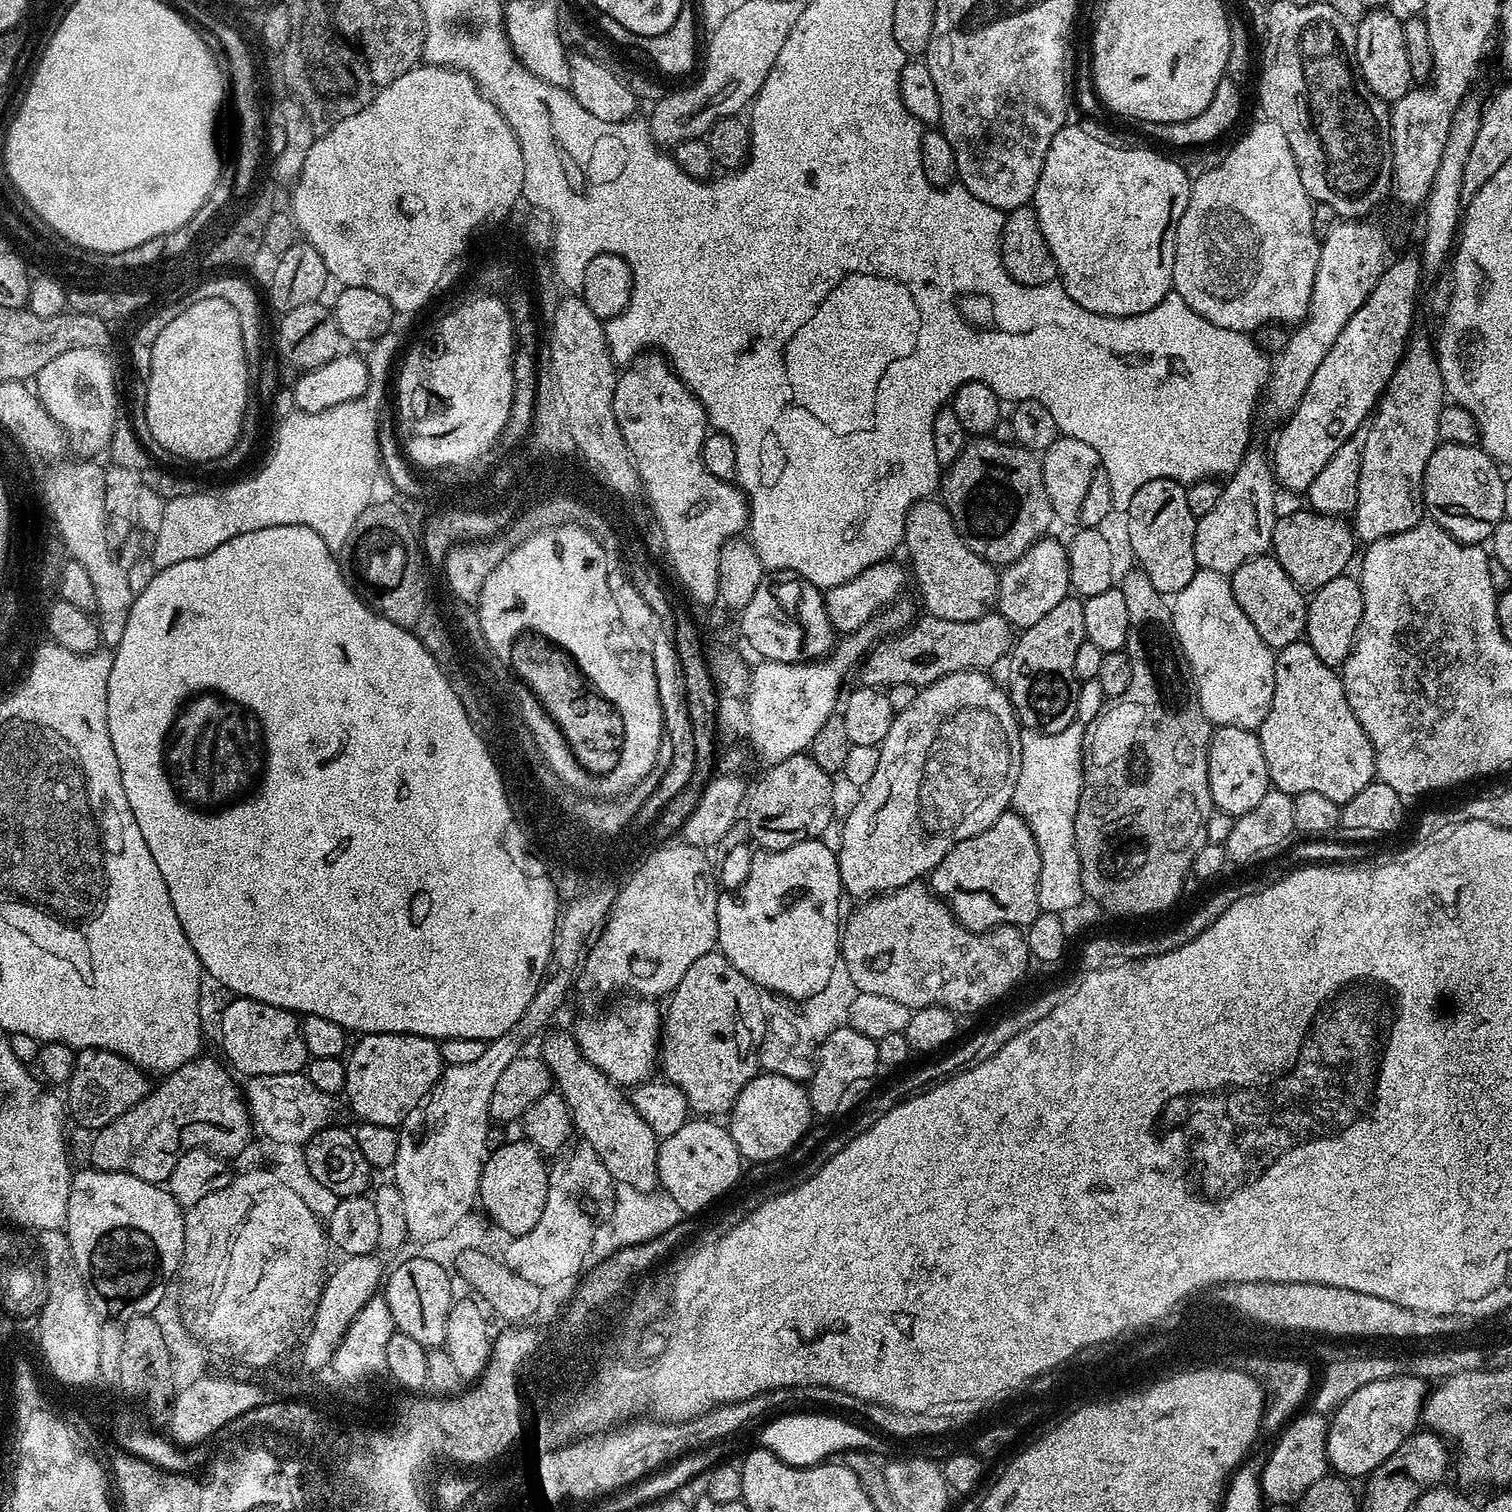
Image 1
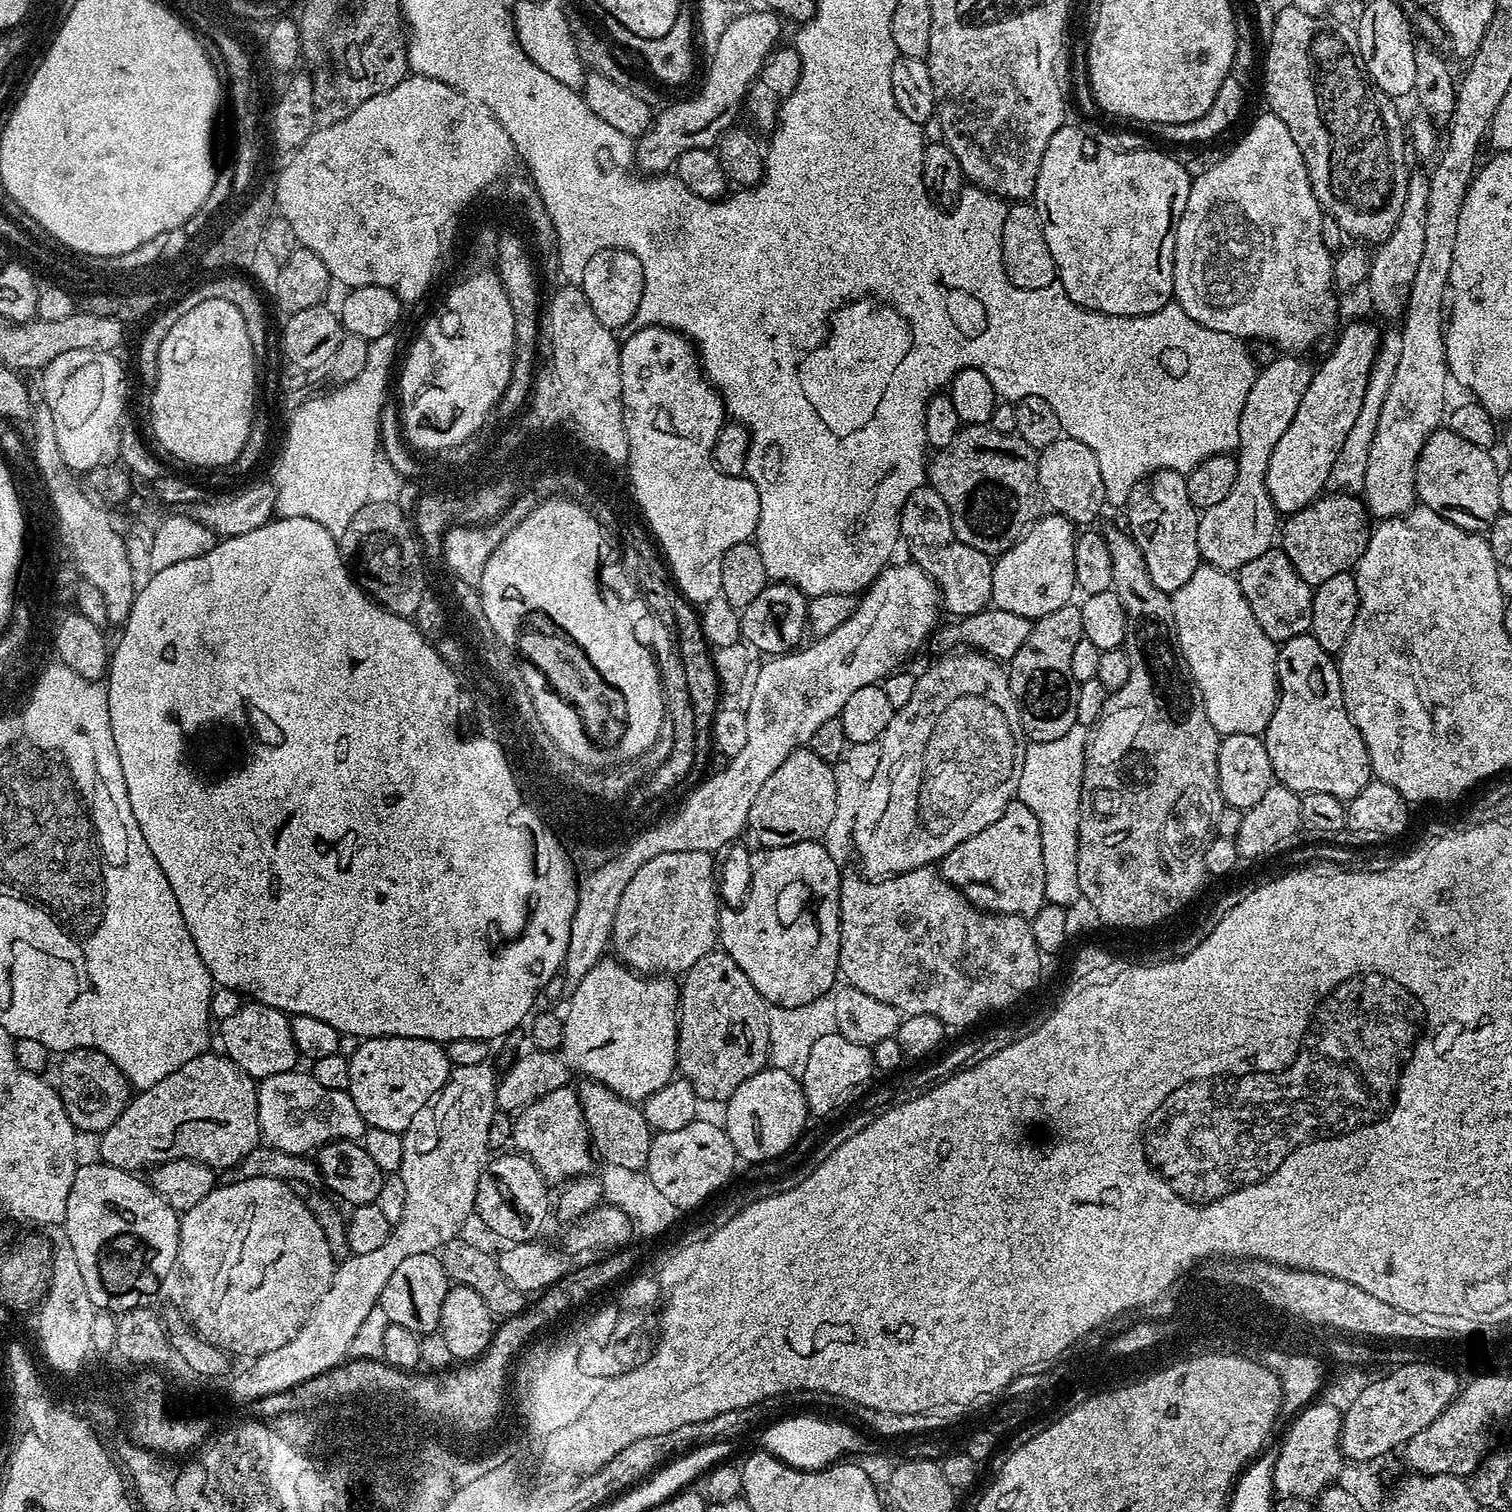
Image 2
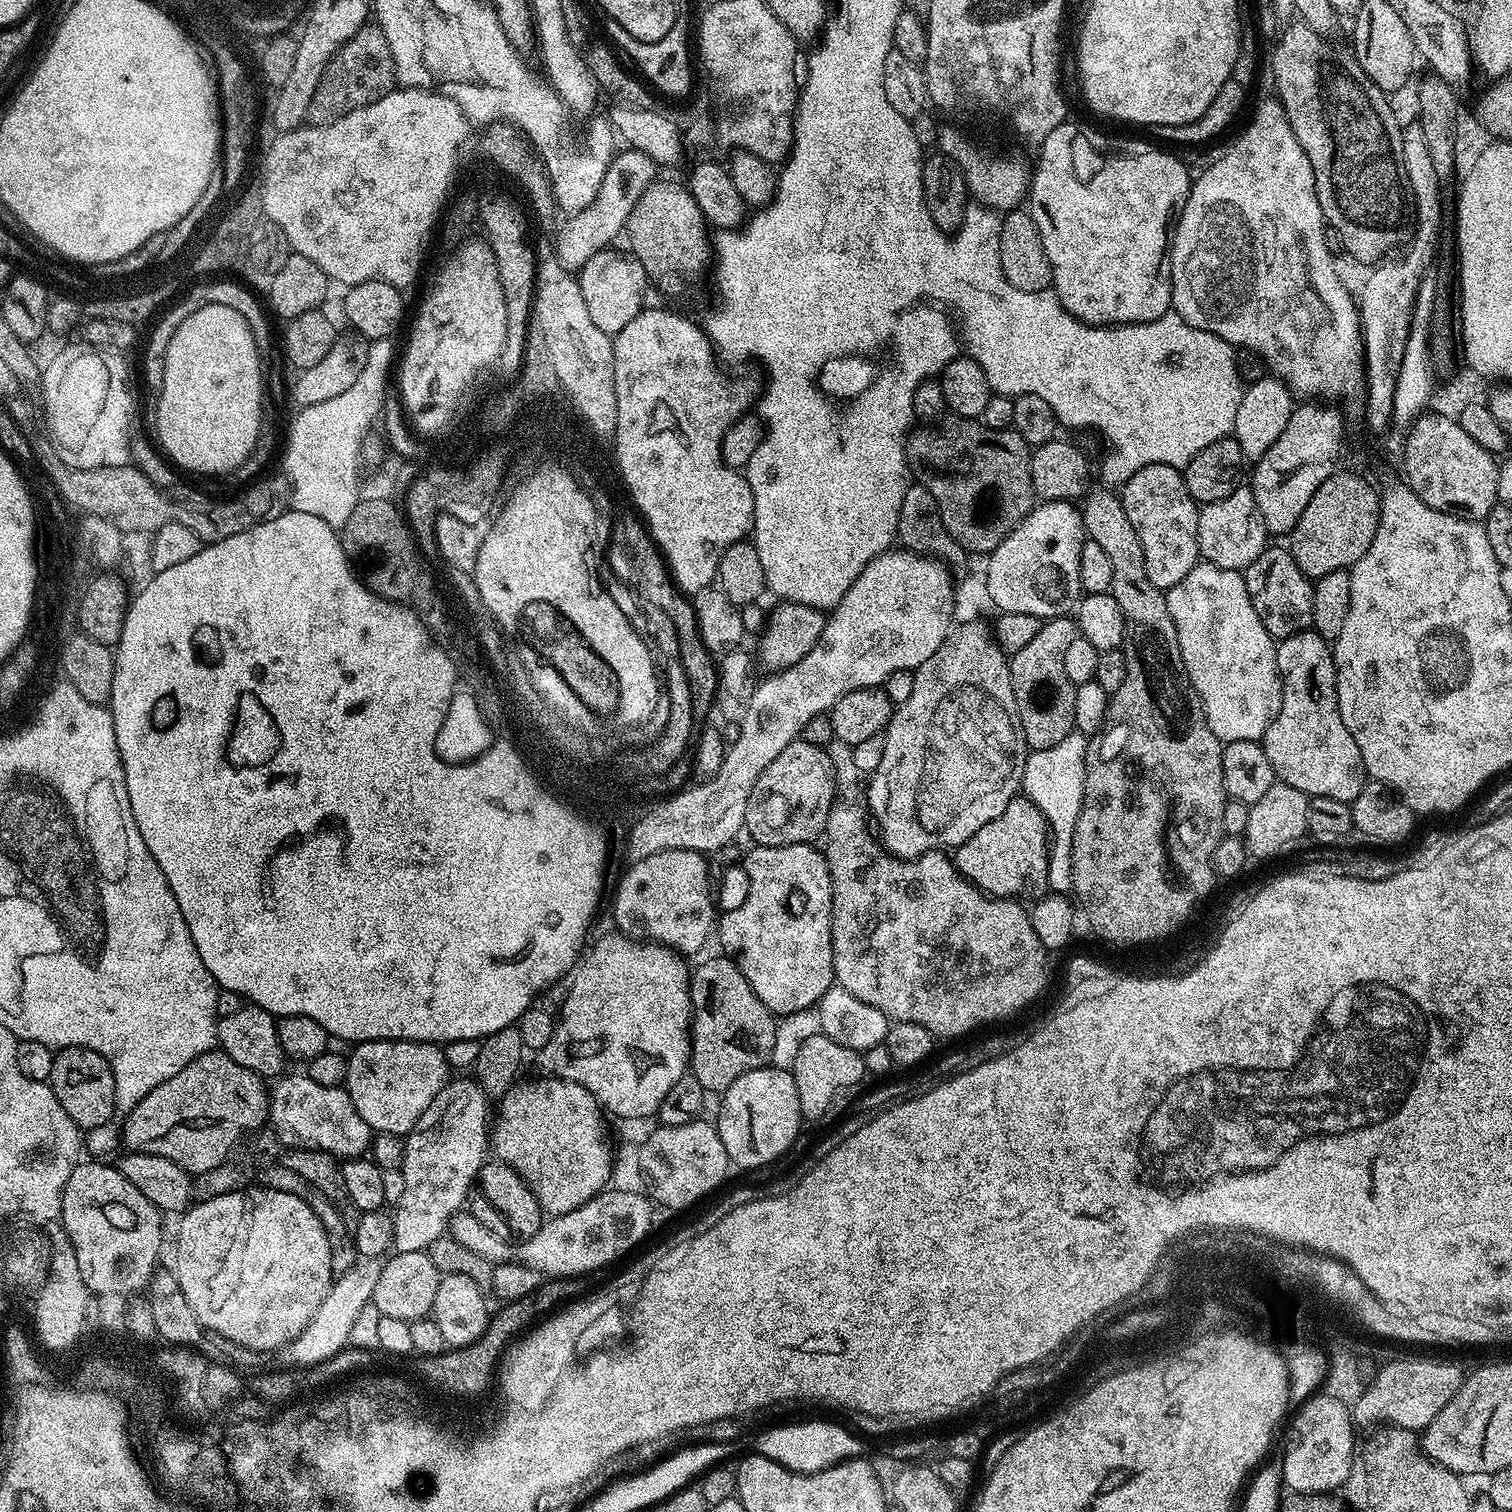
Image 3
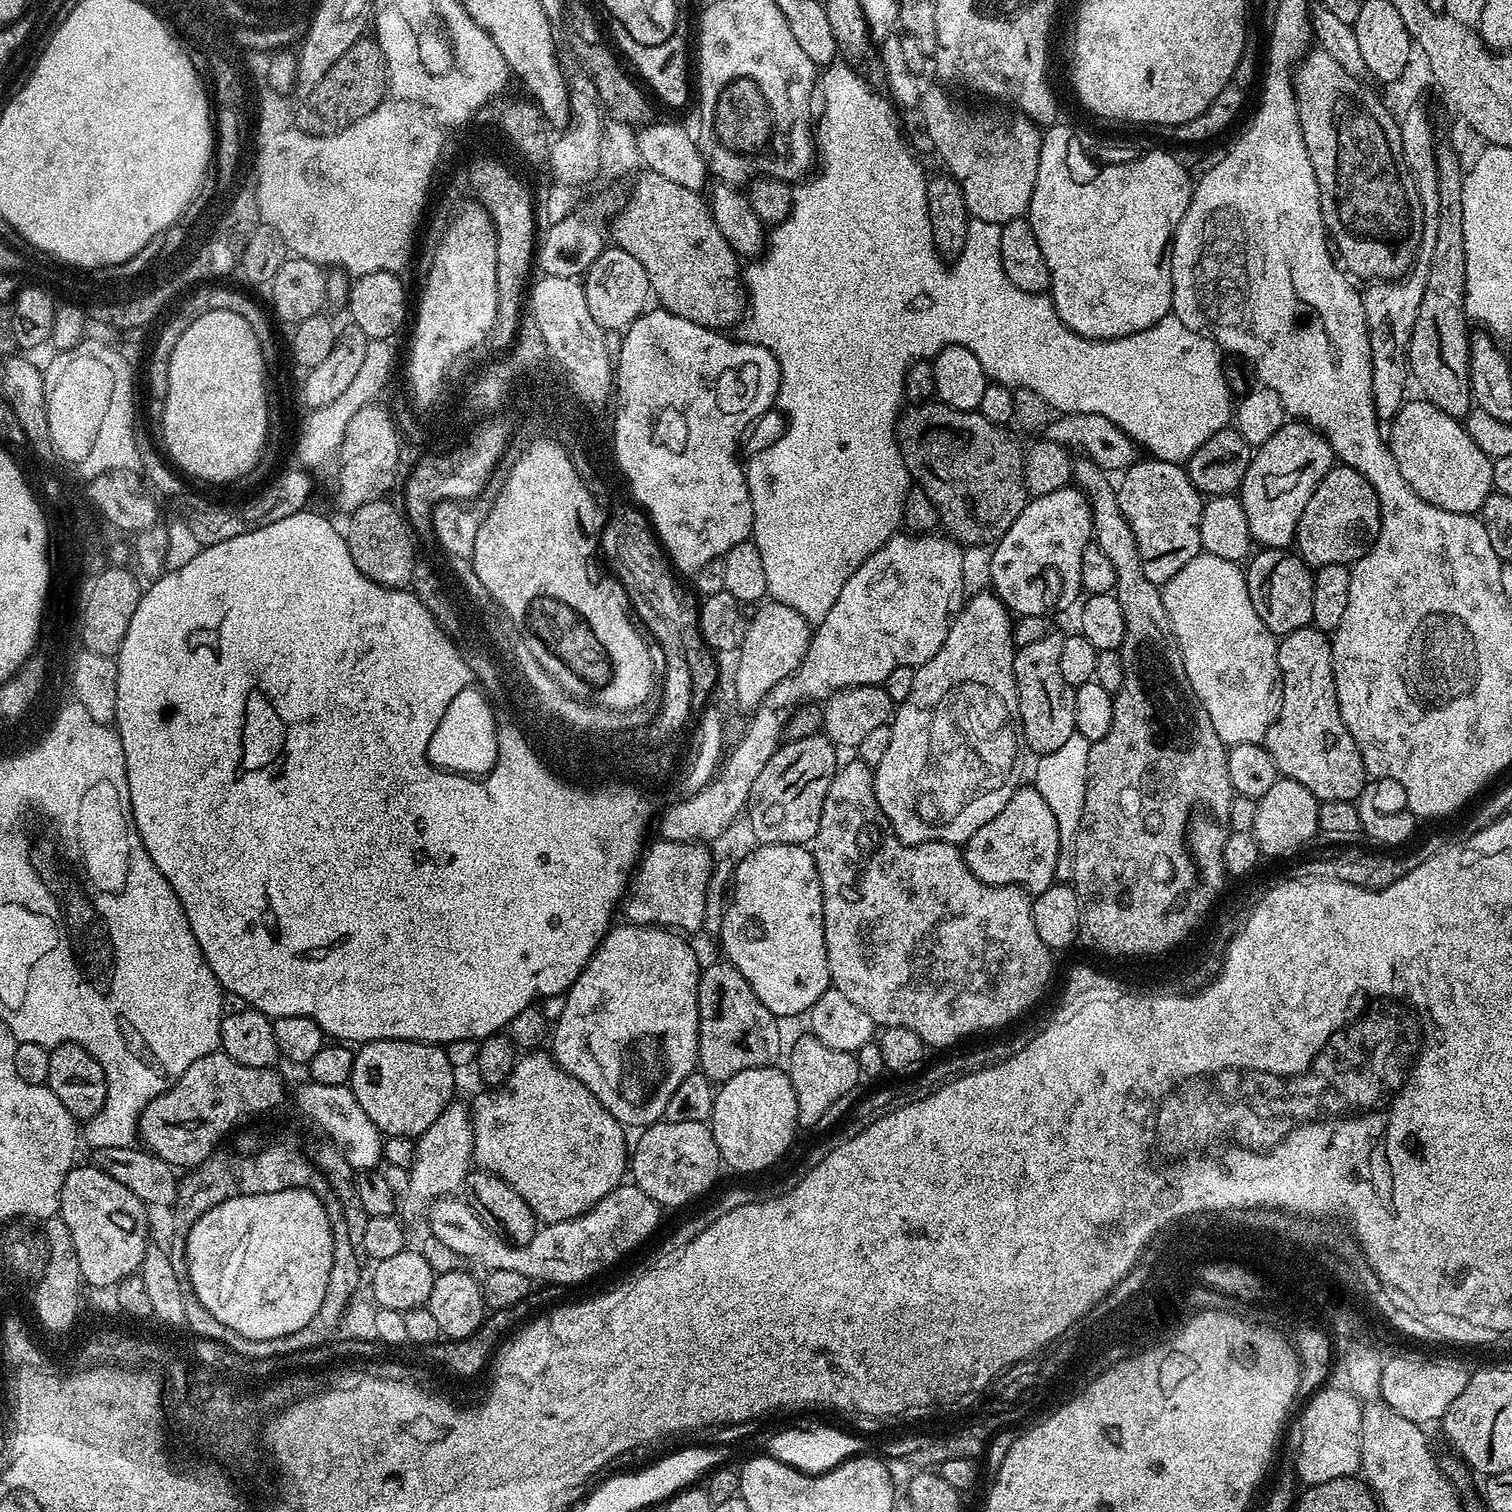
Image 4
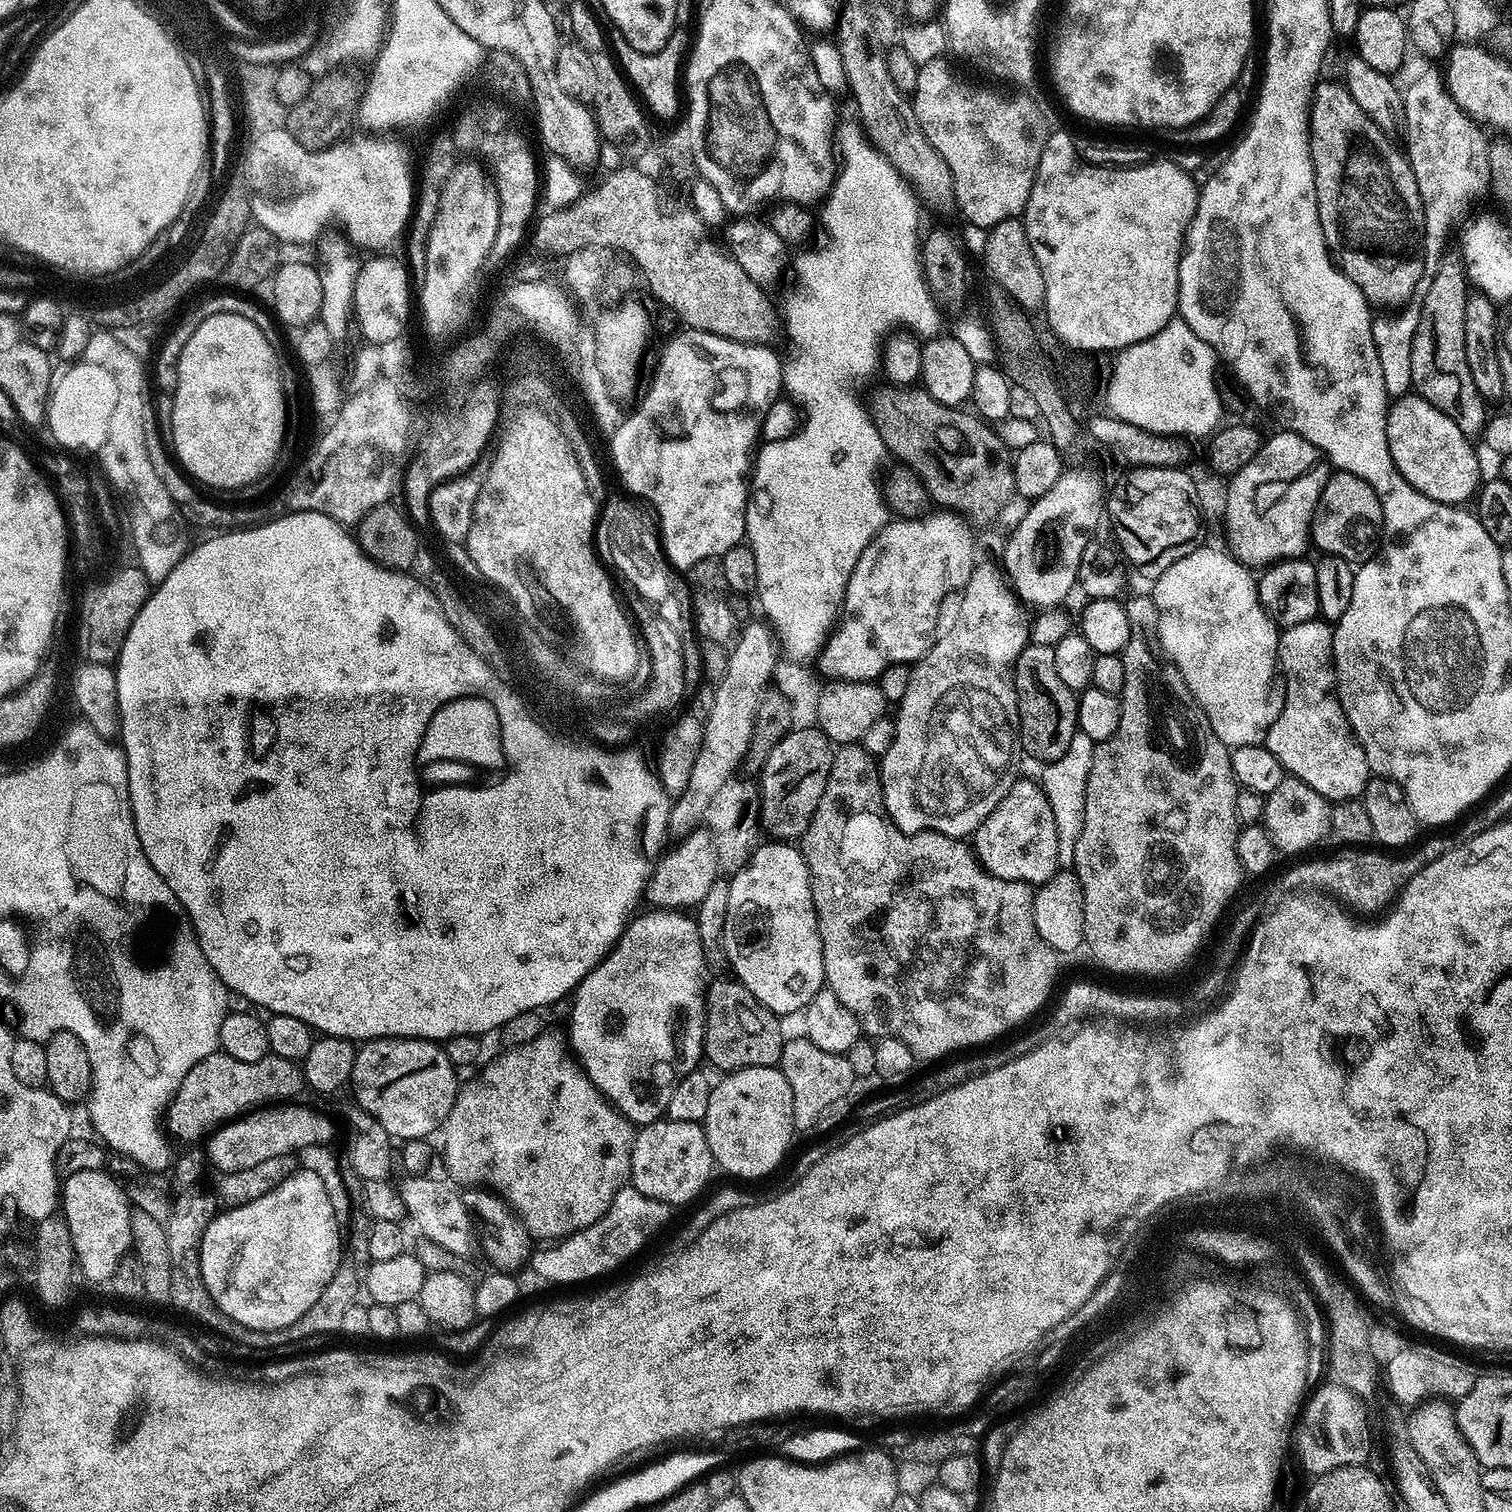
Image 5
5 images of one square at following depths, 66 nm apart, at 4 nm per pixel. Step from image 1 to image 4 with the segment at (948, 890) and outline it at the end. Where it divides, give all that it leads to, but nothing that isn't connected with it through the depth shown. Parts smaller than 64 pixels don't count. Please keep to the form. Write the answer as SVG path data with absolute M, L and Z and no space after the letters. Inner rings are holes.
M1021 786L963 845L964 861L978 878L987 884L1017 884L1029 894L1045 892L1057 879L1056 863L1060 853L1060 835L1058 822L1054 822L1054 814L1046 800L1034 786Z

